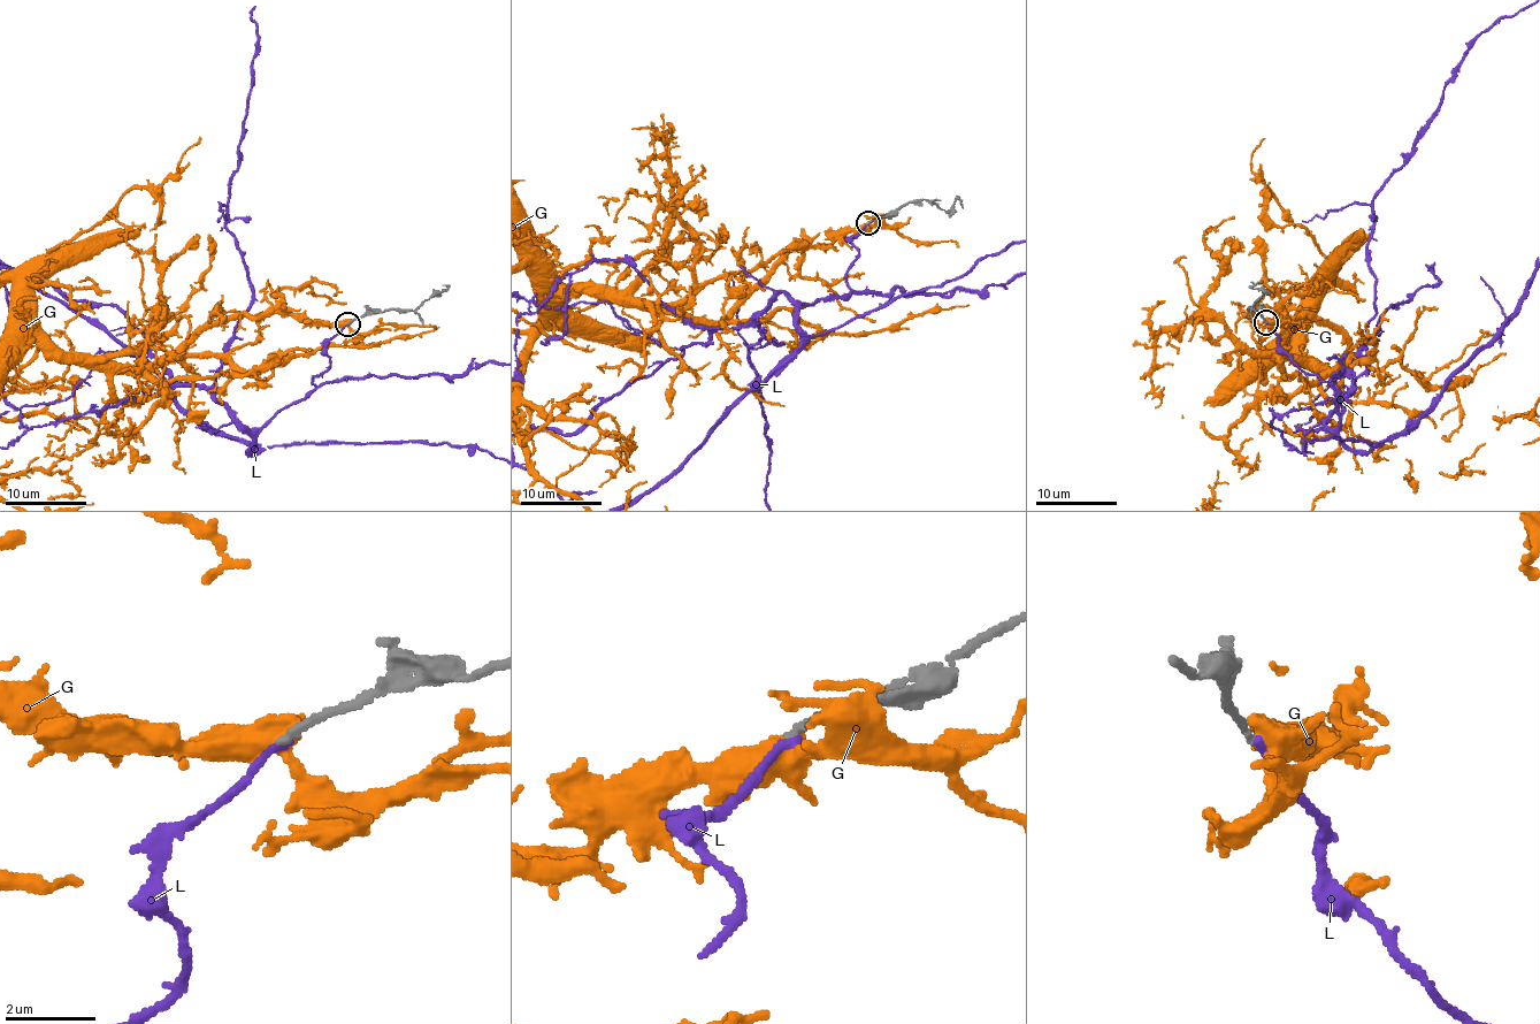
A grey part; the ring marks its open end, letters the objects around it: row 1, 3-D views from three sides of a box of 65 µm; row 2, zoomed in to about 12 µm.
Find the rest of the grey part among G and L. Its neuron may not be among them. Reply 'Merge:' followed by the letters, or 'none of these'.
Merge: L

